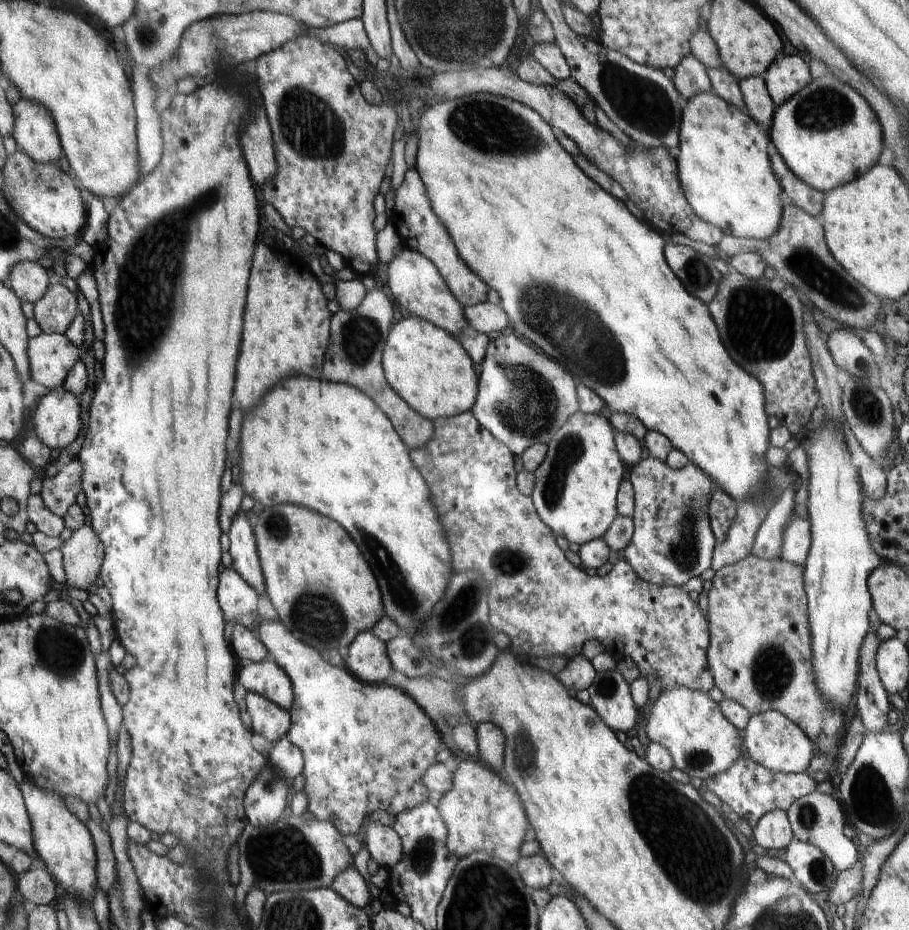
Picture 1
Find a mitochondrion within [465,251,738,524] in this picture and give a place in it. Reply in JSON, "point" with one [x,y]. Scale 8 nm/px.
{"point":[571,326]}

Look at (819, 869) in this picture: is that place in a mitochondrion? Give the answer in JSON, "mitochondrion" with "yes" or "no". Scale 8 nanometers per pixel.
{"mitochondrion":"yes"}

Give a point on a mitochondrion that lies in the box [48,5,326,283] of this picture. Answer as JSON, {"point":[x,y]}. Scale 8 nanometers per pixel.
{"point":[147,34]}

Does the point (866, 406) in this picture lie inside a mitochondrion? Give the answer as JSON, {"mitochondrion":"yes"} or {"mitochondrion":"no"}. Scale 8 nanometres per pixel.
{"mitochondrion":"yes"}

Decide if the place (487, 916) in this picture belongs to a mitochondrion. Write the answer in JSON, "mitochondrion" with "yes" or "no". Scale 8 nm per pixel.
{"mitochondrion":"yes"}

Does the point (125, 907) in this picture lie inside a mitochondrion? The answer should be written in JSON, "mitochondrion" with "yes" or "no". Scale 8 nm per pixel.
{"mitochondrion":"yes"}

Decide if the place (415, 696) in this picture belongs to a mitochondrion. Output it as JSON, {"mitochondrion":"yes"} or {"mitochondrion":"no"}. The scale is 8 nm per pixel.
{"mitochondrion":"no"}

